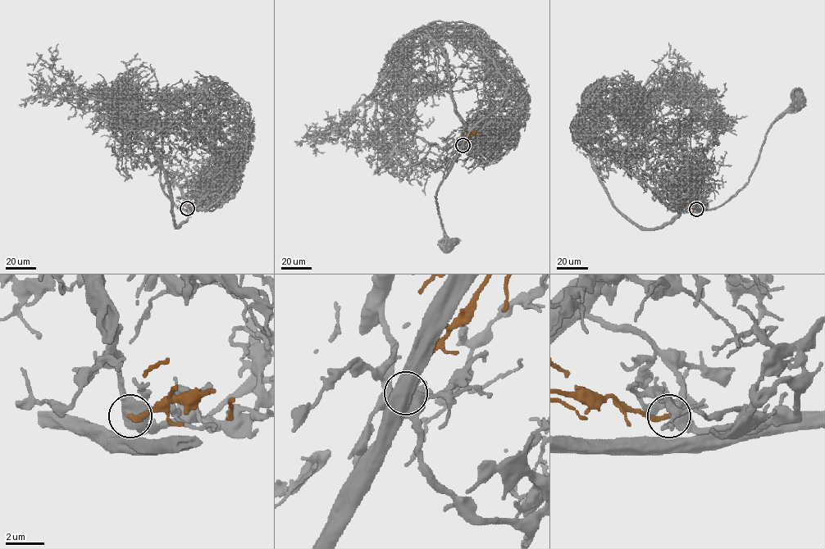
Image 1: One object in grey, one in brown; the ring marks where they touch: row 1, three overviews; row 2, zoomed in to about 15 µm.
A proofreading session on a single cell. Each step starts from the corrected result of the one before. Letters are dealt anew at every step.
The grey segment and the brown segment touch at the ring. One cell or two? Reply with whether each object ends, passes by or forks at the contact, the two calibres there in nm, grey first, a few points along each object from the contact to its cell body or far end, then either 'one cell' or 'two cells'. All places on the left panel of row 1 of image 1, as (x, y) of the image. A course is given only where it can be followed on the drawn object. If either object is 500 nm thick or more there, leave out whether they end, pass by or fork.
550/240 nm | grey via (187, 208), (184, 210), (177, 206), (167, 196), (161, 182), (163, 128), (167, 107), (174, 101) | brown via (187, 208), (193, 206), (197, 197) | one cell

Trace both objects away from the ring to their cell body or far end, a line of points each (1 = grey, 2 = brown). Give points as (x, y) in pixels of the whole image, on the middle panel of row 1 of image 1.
1: (462, 145), (436, 194), (443, 238), (449, 244)
2: (462, 145), (472, 126)

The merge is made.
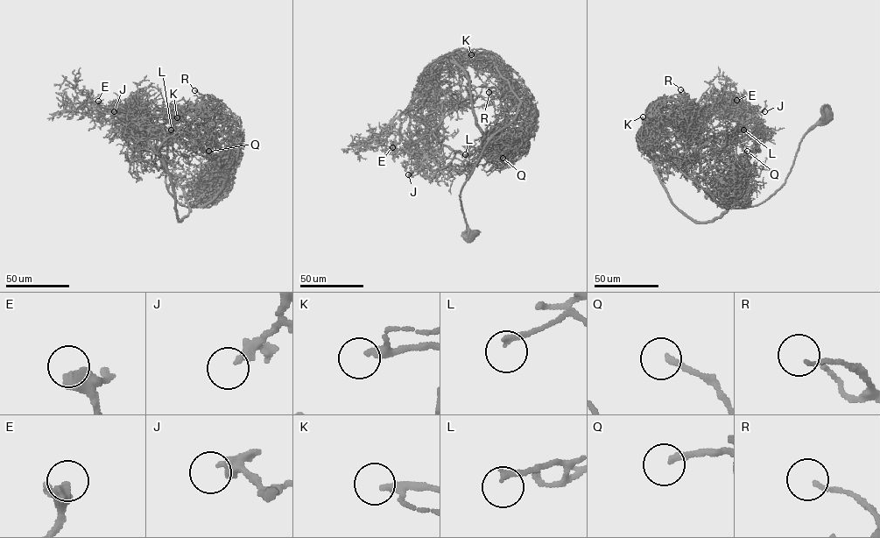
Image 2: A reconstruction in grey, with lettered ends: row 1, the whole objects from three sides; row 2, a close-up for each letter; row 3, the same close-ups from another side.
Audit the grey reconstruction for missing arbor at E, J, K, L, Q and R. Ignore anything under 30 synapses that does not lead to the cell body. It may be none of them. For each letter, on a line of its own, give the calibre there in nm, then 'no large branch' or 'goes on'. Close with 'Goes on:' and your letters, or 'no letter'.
E: 400 nm thick; goes on
J: 240 nm thick; goes on
K: 220 nm thick; no large branch
L: 180 nm thick; no large branch
Q: 200 nm thick; goes on
R: 120 nm thick; no large branch
Goes on: E, J, Q

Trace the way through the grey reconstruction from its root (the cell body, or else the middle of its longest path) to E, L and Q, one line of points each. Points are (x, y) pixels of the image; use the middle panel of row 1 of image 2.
E: (471, 236), (461, 190), (481, 149), (469, 155), (456, 153), (440, 168), (415, 152), (392, 147)
L: (471, 236), (461, 190), (482, 153), (481, 145), (522, 128), (503, 130), (496, 142), (465, 154)
Q: (471, 236), (461, 190), (482, 153), (481, 145), (490, 138), (518, 135), (513, 152), (503, 158)

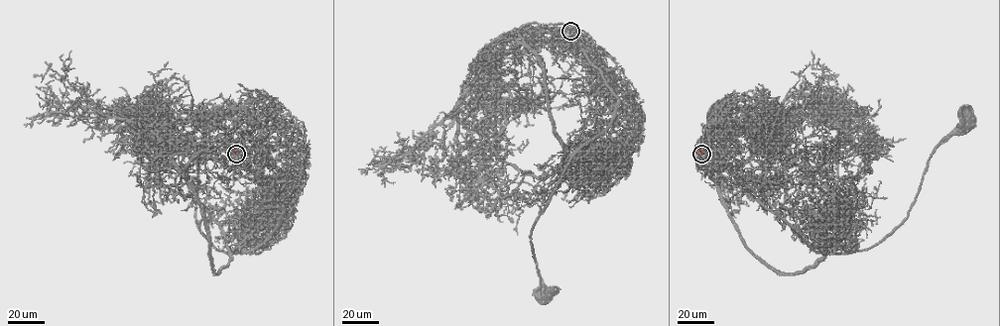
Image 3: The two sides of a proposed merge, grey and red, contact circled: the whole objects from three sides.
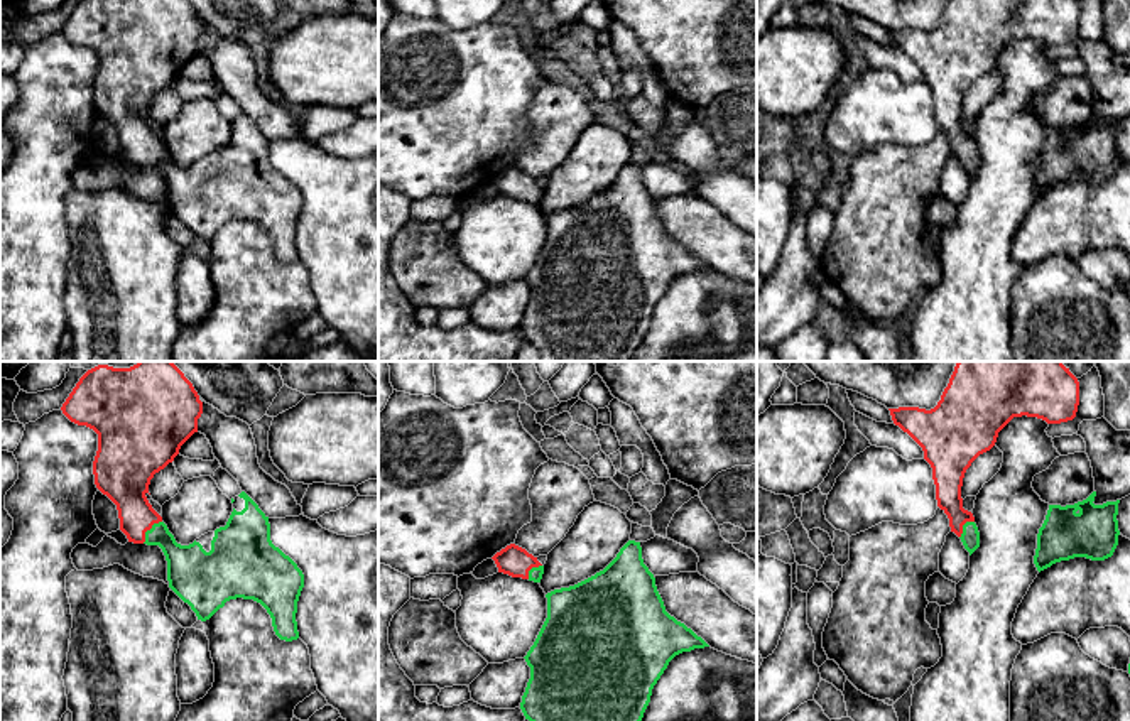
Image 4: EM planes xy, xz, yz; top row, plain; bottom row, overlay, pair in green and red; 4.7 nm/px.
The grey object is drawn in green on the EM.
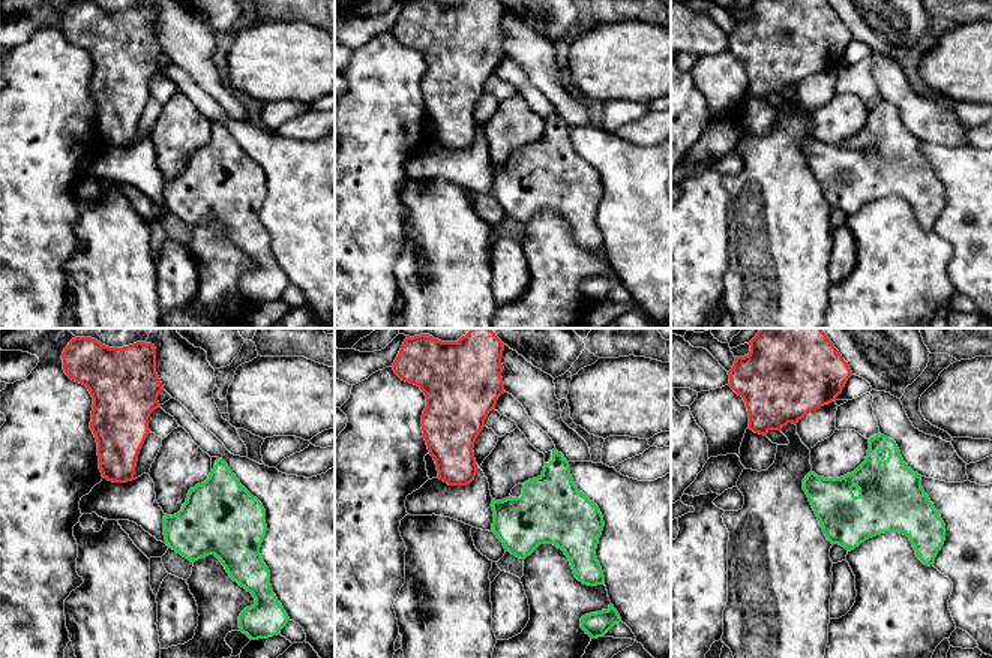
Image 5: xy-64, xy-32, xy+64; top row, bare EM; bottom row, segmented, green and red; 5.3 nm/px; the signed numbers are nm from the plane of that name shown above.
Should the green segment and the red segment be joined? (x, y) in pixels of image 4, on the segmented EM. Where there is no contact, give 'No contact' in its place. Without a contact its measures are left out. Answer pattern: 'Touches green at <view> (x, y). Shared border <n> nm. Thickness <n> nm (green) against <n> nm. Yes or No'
Touches green at xy (147, 531). Shared border 140 nm. Thickness 190 nm (green) against 220 nm. Yes

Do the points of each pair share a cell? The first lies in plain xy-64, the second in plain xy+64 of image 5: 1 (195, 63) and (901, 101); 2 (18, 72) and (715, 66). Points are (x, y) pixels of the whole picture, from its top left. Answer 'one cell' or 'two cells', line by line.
1: one cell
2: one cell

